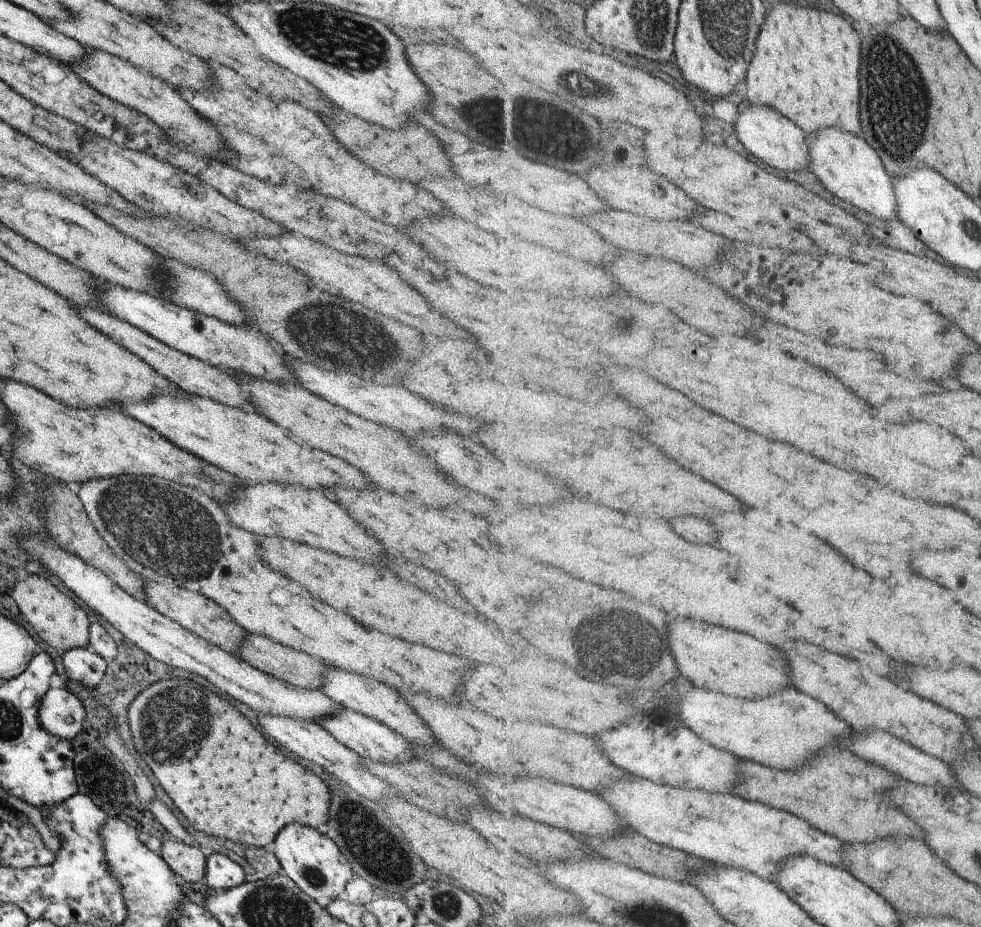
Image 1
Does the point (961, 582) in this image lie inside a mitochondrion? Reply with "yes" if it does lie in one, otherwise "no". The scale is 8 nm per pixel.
no

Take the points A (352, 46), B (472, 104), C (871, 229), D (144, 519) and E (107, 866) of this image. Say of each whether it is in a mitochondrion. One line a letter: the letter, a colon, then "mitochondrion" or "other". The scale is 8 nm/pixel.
A: mitochondrion
B: mitochondrion
C: other
D: mitochondrion
E: other

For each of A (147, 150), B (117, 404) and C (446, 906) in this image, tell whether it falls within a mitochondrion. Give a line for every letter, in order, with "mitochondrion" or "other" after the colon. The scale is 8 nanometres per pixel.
A: other
B: other
C: mitochondrion

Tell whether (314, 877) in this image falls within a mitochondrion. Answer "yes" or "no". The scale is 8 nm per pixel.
yes

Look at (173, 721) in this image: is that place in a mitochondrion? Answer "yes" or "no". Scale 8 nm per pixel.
yes

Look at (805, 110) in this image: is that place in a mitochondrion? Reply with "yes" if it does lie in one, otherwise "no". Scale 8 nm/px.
no

